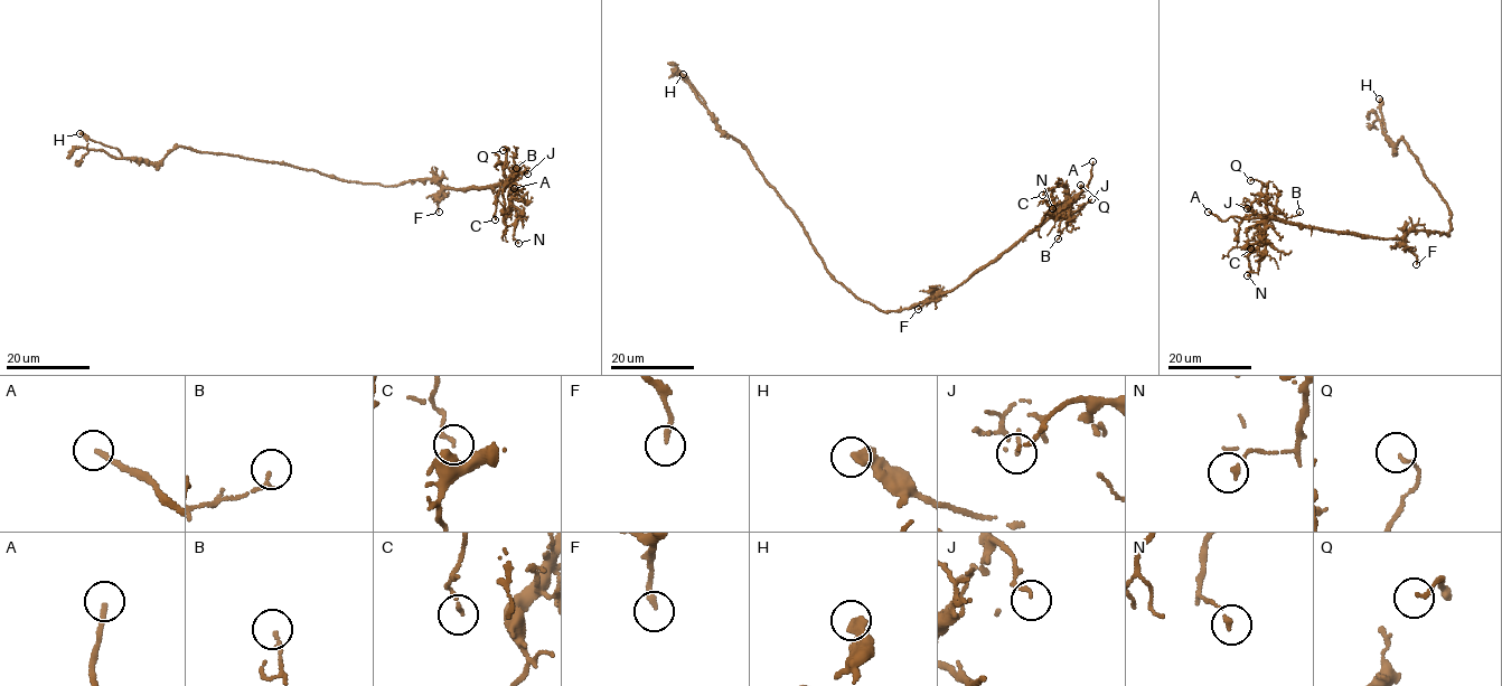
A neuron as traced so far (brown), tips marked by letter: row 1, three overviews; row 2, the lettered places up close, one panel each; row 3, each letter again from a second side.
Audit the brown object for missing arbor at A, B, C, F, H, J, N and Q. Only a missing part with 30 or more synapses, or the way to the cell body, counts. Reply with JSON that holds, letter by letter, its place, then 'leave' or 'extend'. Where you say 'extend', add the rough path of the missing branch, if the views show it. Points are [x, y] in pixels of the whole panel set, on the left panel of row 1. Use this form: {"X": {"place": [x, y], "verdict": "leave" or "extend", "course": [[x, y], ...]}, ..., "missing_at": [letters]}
{"A": {"place": [514, 188], "verdict": "extend", "course": [[514, 188], [509, 189], [522, 217], [546, 225], [564, 241], [580, 232]]}, "B": {"place": [516, 168], "verdict": "leave"}, "C": {"place": [495, 219], "verdict": "leave"}, "F": {"place": [439, 212], "verdict": "leave"}, "H": {"place": [80, 133], "verdict": "leave"}, "J": {"place": [527, 174], "verdict": "leave"}, "N": {"place": [518, 243], "verdict": "leave"}, "Q": {"place": [503, 150], "verdict": "leave"}, "missing_at": ["A"]}

